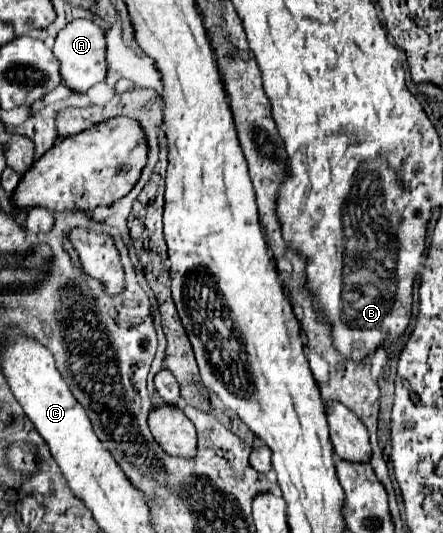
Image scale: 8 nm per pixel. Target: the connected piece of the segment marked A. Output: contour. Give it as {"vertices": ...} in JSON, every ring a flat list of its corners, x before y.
{"vertices":[[77,18,77,20,69,22,59,32,59,36,55,38,53,54,61,62,61,74,63,74,65,84,69,84,77,94,83,94,93,84,105,80,105,72,107,72,107,64,105,64,105,32,95,22,85,20,85,18]]}

